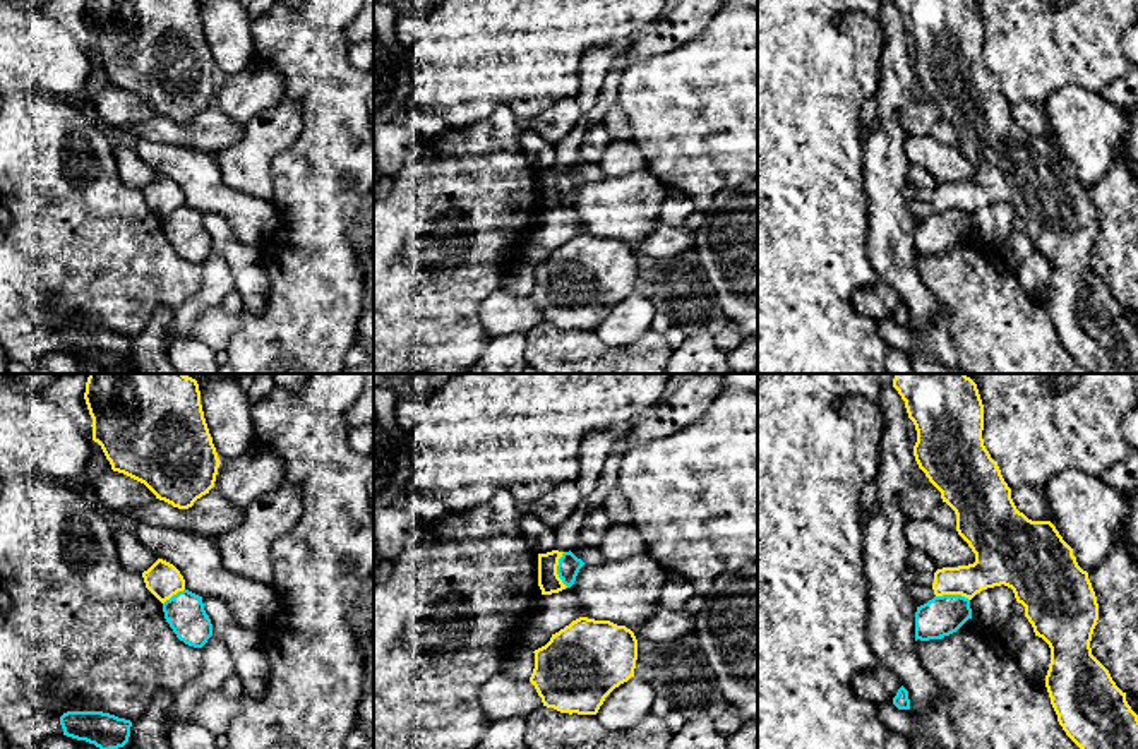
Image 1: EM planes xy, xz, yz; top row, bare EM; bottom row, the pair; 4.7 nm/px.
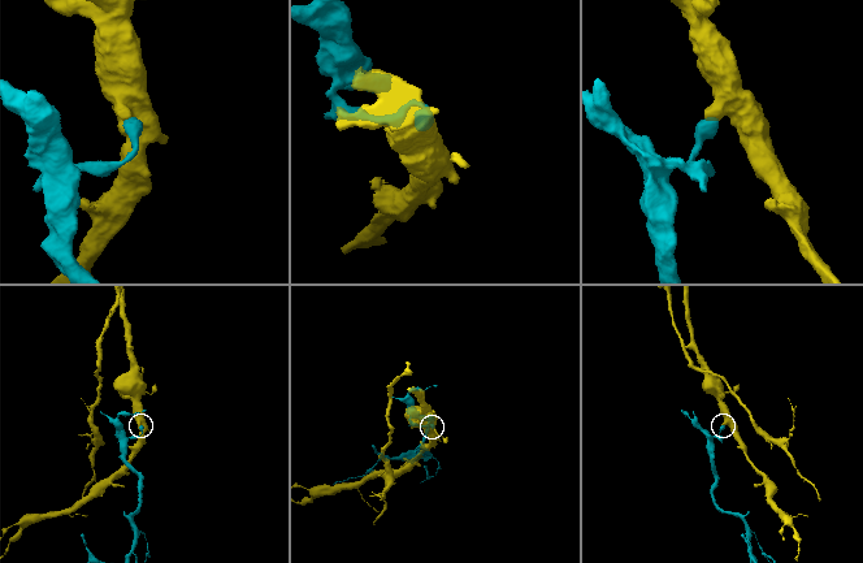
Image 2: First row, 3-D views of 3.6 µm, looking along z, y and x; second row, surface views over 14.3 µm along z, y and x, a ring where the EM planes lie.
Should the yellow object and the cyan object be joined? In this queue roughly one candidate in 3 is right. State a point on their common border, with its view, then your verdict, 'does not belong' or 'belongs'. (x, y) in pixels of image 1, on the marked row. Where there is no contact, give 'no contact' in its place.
meets yellow in xz at (556, 569); does not belong

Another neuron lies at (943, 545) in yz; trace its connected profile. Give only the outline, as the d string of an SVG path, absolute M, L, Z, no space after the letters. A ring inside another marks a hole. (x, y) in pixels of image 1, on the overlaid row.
M931 518L925 521L907 521L905 540L910 548L924 550L937 569L975 562L975 554L958 535L956 528L944 528Z

